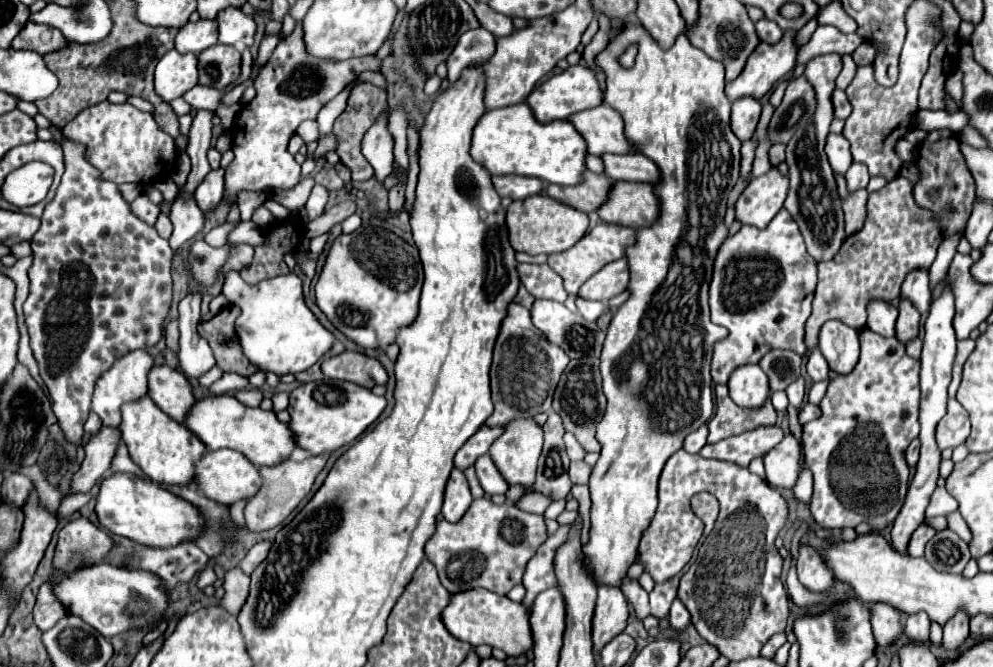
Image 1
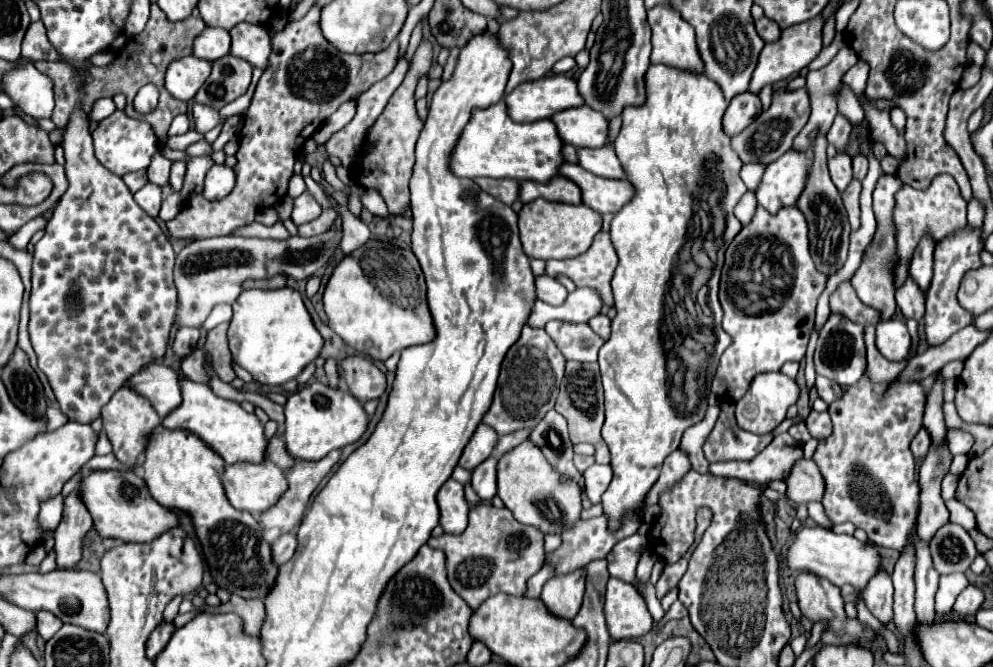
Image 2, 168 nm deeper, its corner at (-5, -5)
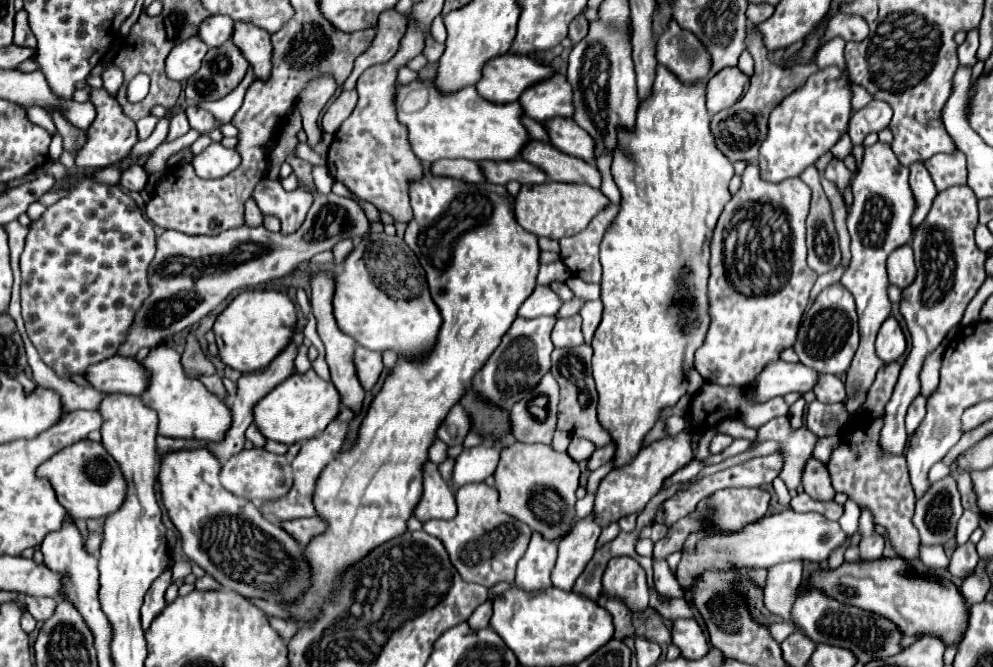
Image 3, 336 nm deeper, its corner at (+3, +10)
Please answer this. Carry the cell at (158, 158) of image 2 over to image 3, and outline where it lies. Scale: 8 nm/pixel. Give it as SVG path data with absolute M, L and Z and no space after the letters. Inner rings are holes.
M146 116L142 120L138 120L138 140L146 140L152 132L154 132L154 126L156 126L158 118L156 116Z

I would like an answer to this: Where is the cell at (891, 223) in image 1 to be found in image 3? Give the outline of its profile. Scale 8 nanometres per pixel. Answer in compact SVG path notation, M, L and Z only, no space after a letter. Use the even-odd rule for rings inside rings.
M958 150L954 154L936 154L926 160L924 166L928 168L938 192L966 184L966 158Z

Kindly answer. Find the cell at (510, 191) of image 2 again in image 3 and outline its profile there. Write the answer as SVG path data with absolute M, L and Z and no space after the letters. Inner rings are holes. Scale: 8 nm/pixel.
M438 160L430 166L432 174L436 176L450 176L450 178L460 178L466 182L486 182L484 172L480 172L480 164L474 160Z

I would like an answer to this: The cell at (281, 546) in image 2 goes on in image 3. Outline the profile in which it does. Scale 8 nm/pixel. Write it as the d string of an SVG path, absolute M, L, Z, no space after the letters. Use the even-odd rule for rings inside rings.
M314 516L314 518L300 518L300 520L284 520L284 522L280 522L280 526L288 534L292 534L292 538L298 544L302 544L302 546L306 546L312 536L324 532L324 528L326 528L326 524L318 516Z

